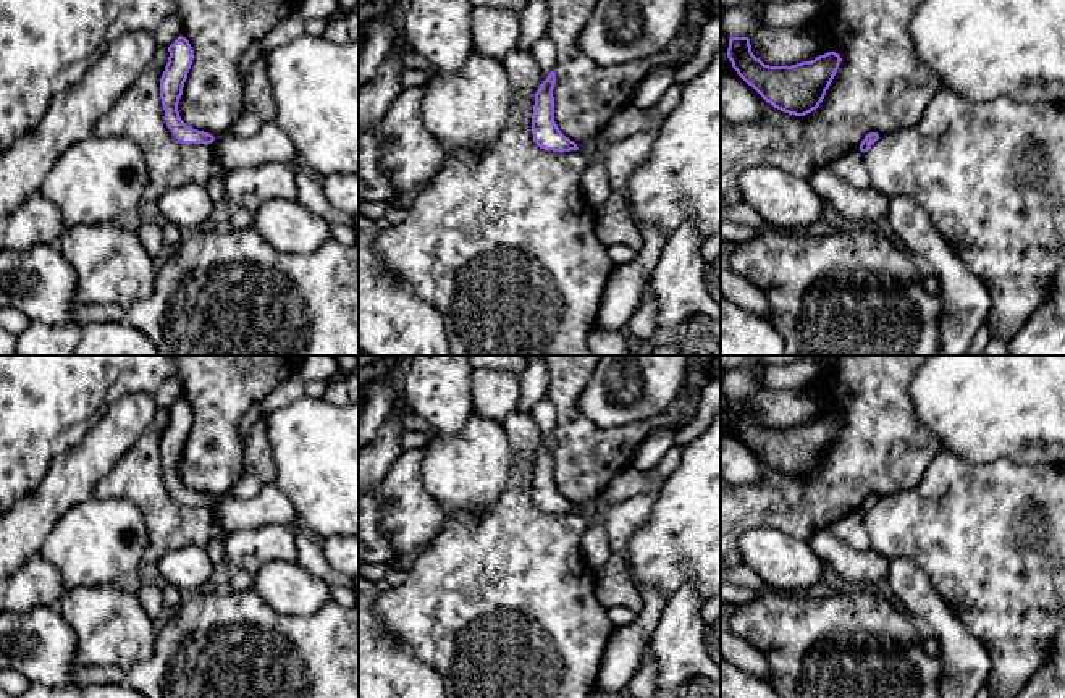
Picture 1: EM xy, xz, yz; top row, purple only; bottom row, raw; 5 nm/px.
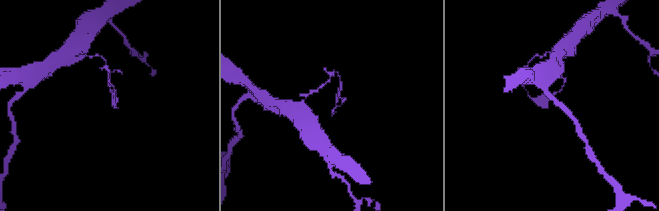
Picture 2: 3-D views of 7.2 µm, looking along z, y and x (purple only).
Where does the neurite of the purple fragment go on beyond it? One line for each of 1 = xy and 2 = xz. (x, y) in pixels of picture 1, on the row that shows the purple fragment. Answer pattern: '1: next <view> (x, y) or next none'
1: next none
2: next none

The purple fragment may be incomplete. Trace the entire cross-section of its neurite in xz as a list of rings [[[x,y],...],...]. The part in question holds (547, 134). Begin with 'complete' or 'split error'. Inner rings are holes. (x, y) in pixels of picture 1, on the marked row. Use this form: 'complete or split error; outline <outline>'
complete; outline [[[551,71],[548,78],[540,84],[535,94],[532,134],[540,149],[553,152],[577,150],[577,144],[566,137],[554,121],[554,97],[553,89],[556,84],[556,73]]]

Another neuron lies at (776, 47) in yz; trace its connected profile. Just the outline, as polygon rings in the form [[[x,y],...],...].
[[[761,24],[750,37],[750,45],[753,55],[764,65],[792,66],[818,53],[823,42],[811,27],[774,29]]]

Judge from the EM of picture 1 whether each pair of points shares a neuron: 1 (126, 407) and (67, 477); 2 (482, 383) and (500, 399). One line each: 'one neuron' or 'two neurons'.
1: one neuron
2: one neuron

